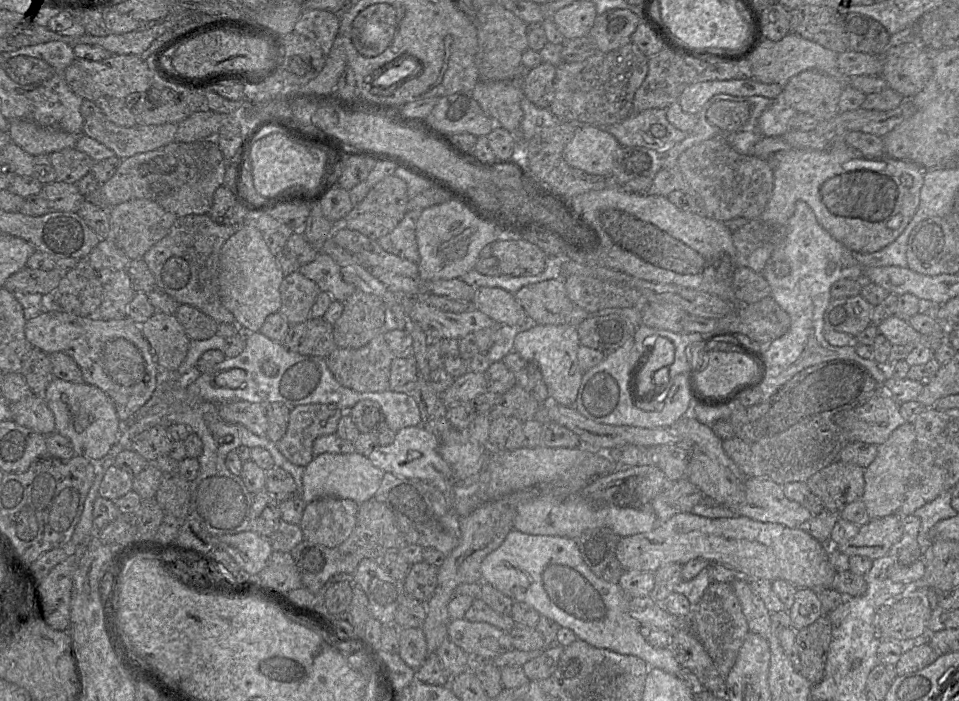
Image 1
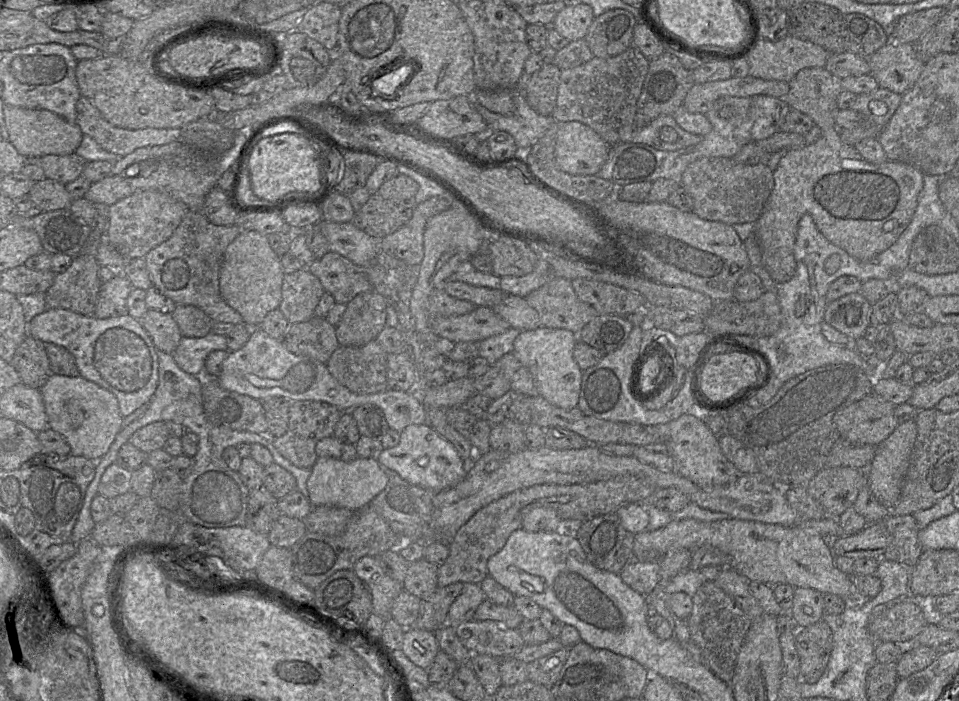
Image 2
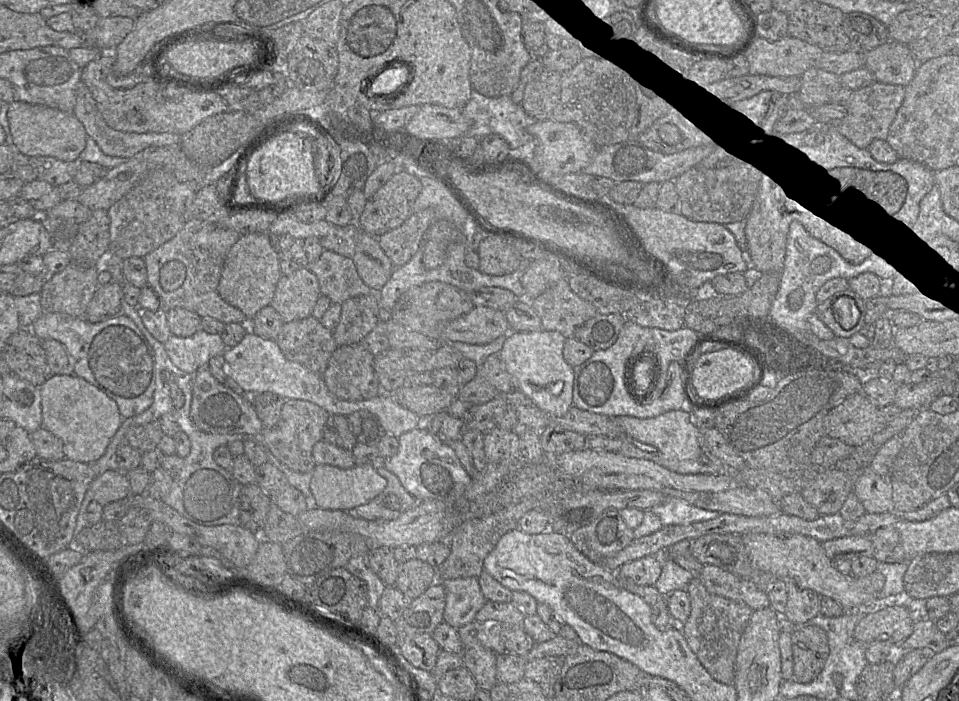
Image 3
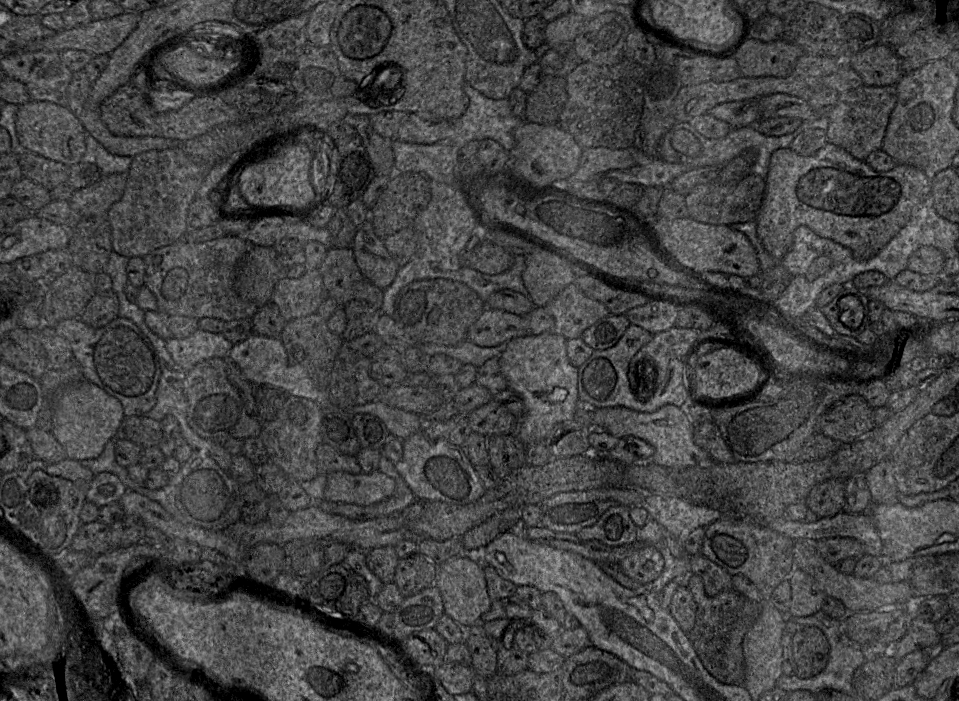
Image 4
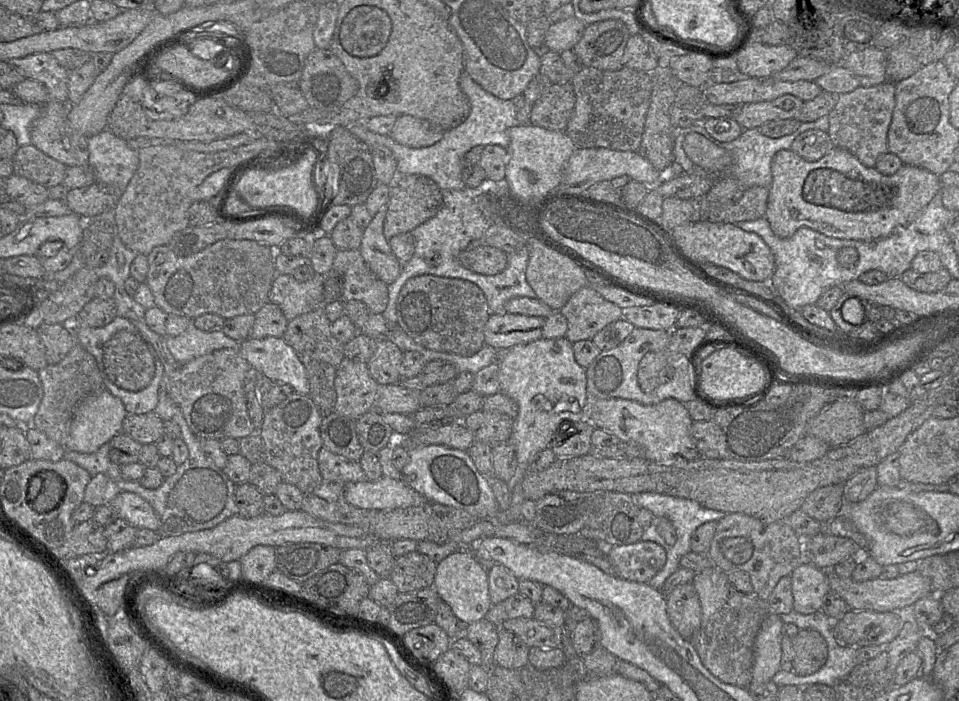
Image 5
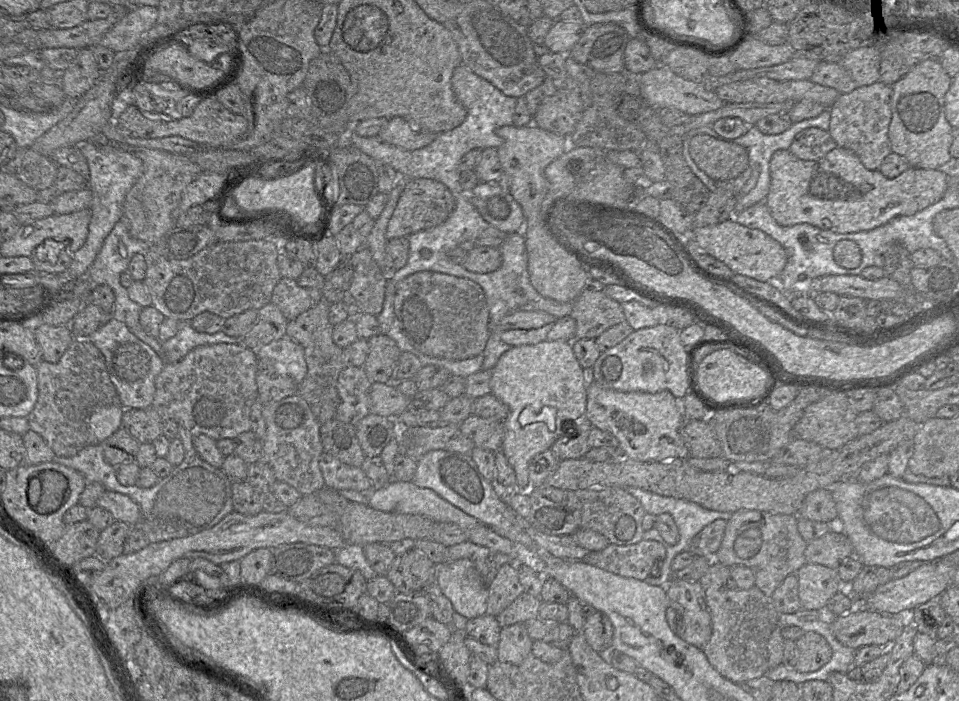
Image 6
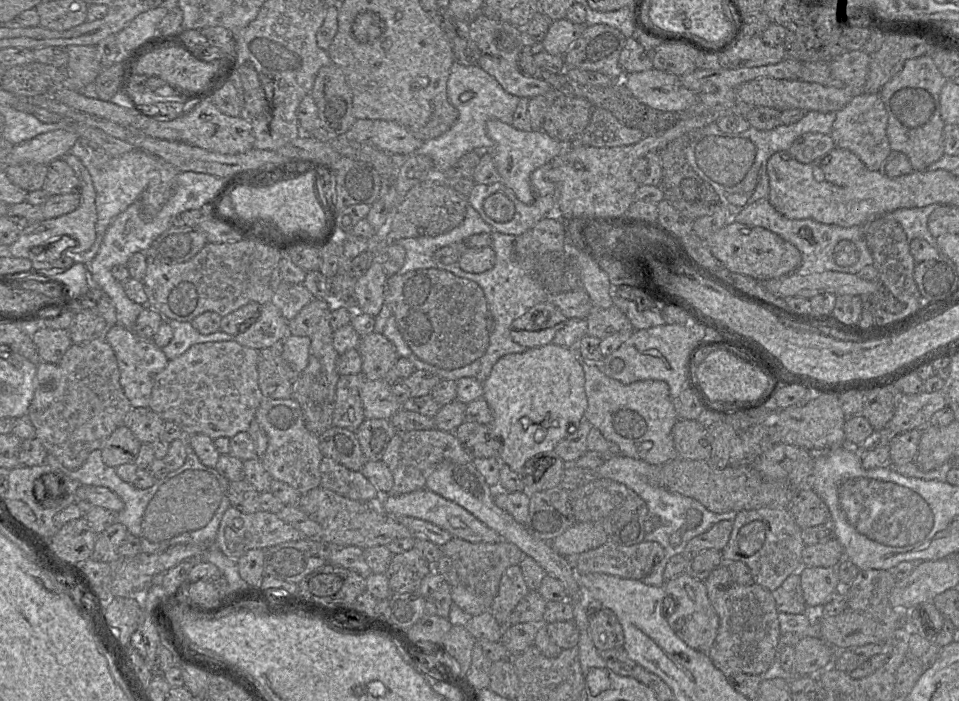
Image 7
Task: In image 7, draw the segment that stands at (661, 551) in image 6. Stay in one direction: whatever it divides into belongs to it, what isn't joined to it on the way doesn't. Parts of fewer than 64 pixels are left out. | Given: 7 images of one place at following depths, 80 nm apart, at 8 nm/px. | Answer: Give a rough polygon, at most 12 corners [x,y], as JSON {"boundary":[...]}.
{"boundary":[[611,540],[571,559],[578,574],[642,580],[663,559],[657,542]]}

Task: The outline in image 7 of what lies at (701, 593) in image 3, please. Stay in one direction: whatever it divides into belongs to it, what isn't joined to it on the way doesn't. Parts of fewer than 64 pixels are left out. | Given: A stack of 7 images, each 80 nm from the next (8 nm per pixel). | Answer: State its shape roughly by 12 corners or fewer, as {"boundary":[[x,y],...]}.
{"boundary":[[725,563],[703,582],[719,617],[708,652],[727,678],[779,656],[772,592]]}

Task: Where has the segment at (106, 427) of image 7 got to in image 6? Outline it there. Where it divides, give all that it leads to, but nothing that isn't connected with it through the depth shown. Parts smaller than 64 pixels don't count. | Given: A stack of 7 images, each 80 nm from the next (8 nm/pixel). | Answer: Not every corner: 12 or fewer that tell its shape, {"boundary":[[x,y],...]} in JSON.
{"boundary":[[75,338],[36,369],[27,416],[57,457],[87,445],[90,414],[120,404],[104,357]]}

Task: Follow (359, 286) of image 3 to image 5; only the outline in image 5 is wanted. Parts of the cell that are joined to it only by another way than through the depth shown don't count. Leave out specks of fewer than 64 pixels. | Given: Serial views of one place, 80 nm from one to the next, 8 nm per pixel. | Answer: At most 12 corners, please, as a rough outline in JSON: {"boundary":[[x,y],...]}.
{"boundary":[[359,249],[338,250],[333,271],[342,301],[384,312],[388,285],[371,272]]}

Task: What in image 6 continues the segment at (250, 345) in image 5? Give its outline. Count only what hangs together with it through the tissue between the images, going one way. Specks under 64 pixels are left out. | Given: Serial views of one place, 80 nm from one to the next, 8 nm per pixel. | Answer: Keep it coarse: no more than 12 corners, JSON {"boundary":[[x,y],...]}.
{"boundary":[[287,336],[252,350],[297,385],[304,349]]}

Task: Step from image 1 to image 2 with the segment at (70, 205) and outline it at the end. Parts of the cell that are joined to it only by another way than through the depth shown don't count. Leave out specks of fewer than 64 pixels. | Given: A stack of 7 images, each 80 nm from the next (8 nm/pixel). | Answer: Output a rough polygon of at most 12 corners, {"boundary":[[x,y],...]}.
{"boundary":[[34,182],[28,195],[42,211],[68,209],[66,186]]}

